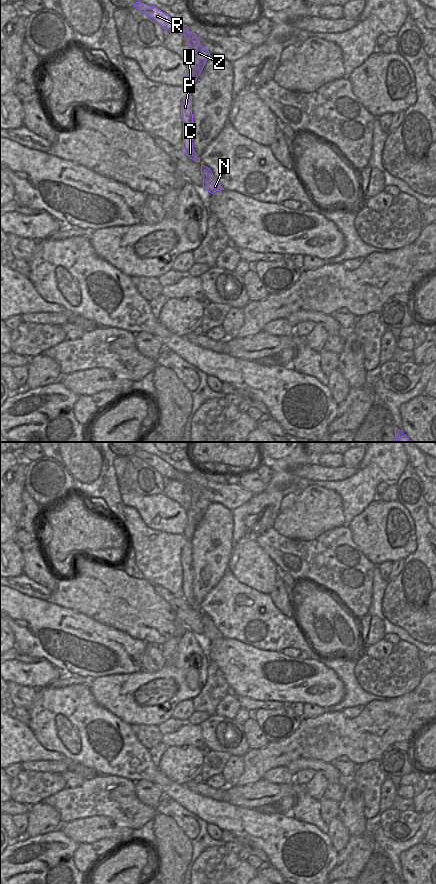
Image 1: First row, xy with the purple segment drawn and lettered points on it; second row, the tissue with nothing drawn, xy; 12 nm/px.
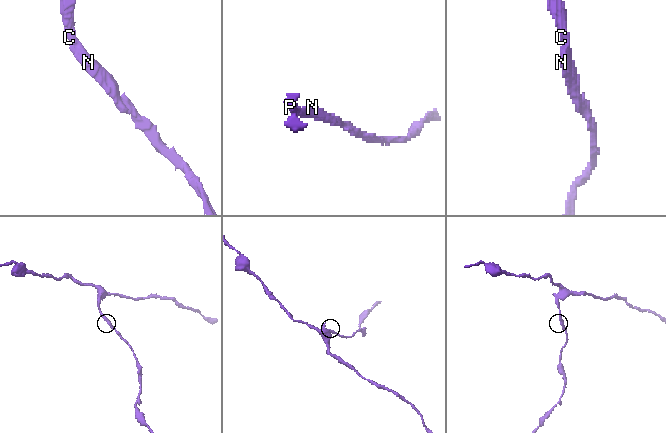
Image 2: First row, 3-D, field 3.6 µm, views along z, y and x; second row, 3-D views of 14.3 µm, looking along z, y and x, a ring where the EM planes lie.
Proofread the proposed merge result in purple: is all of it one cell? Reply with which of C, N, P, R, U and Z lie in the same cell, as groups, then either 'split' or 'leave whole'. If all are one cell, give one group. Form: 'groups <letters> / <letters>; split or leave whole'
groups C N P / R U Z; split

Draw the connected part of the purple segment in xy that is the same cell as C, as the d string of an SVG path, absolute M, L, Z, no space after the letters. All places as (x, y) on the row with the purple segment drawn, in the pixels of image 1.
M188 91L181 102L181 118L183 120L183 150L193 161L200 162L200 158L193 149L192 141L195 124L192 114L192 96Z

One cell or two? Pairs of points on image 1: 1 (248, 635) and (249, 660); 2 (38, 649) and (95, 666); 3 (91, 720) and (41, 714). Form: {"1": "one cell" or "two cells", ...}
{"1": "two cells", "2": "one cell", "3": "one cell"}

